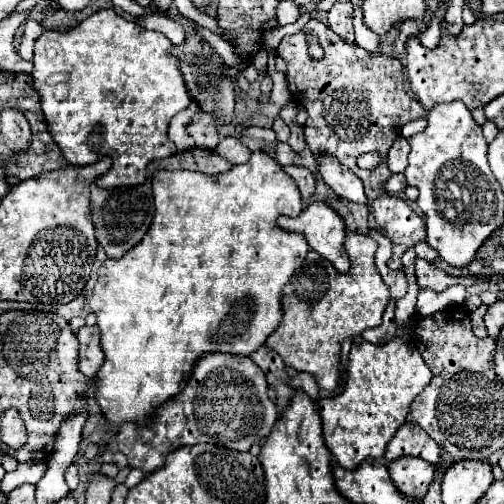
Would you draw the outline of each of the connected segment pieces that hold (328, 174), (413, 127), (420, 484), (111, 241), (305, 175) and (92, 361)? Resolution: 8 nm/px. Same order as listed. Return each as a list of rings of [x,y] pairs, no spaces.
[[[326,156],[322,160],[318,160],[318,172],[322,174],[324,182],[340,196],[346,198],[350,202],[358,202],[364,204],[366,196],[364,196],[364,184],[358,176],[354,176],[348,168],[342,168],[338,164],[338,160]]]
[[[416,118],[416,120],[410,120],[408,124],[404,124],[404,126],[400,128],[400,134],[406,136],[406,138],[410,138],[410,136],[414,136],[416,132],[422,132],[424,128],[426,128],[426,118]]]
[[[402,456],[390,462],[388,472],[398,484],[400,492],[410,498],[424,498],[424,494],[428,492],[428,484],[434,478],[434,466],[414,456]]]
[[[150,180],[140,186],[122,186],[122,188],[98,188],[96,184],[92,184],[90,190],[92,190],[90,208],[92,208],[92,222],[96,228],[96,240],[106,250],[108,258],[118,260],[142,240],[148,226],[152,224],[154,198]]]
[[[286,166],[284,170],[296,180],[296,184],[298,184],[298,188],[302,192],[304,204],[310,204],[310,198],[312,198],[314,190],[316,190],[316,178],[314,178],[314,174],[306,166]]]
[[[84,326],[78,330],[76,336],[80,342],[80,372],[84,376],[94,378],[104,362],[104,352],[100,346],[100,330],[98,326]]]

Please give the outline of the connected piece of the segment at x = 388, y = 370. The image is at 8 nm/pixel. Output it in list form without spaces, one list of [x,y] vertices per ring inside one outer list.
[[[398,336],[386,344],[352,344],[344,392],[318,402],[324,442],[334,460],[346,470],[358,468],[366,458],[382,460],[396,428],[406,422],[410,402],[426,388],[430,376],[420,352]]]

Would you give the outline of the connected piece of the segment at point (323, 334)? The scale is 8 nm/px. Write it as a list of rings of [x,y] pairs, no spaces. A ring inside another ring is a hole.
[[[346,236],[346,252],[350,256],[352,268],[348,274],[340,274],[326,258],[322,258],[318,252],[310,250],[304,264],[294,272],[290,282],[282,290],[282,304],[284,304],[284,320],[280,326],[266,338],[266,346],[276,350],[286,366],[292,366],[298,372],[310,372],[316,376],[320,388],[336,390],[338,378],[340,378],[340,342],[344,340],[344,334],[362,334],[368,328],[376,328],[382,324],[382,312],[390,300],[388,286],[384,284],[382,276],[378,274],[374,266],[374,252],[376,242],[370,236]]]

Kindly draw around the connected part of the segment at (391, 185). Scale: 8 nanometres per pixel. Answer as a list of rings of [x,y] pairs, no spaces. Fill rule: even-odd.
[[[392,174],[392,178],[384,184],[384,188],[390,192],[390,194],[400,194],[404,188],[406,188],[406,178],[402,174]]]

